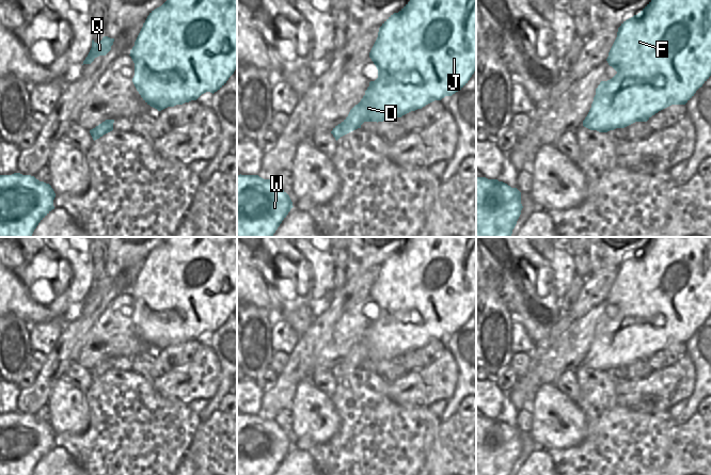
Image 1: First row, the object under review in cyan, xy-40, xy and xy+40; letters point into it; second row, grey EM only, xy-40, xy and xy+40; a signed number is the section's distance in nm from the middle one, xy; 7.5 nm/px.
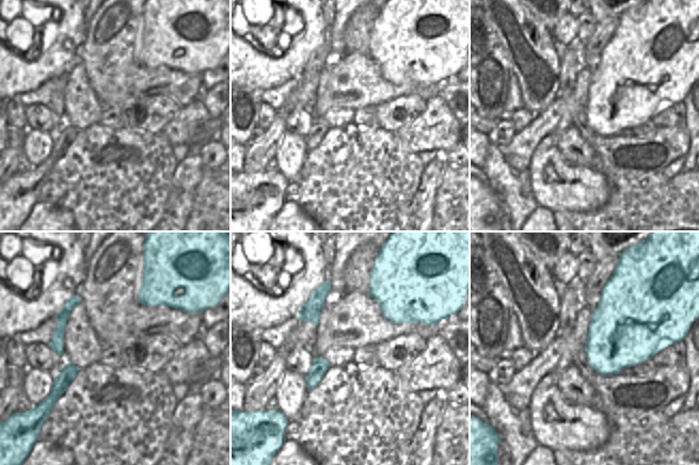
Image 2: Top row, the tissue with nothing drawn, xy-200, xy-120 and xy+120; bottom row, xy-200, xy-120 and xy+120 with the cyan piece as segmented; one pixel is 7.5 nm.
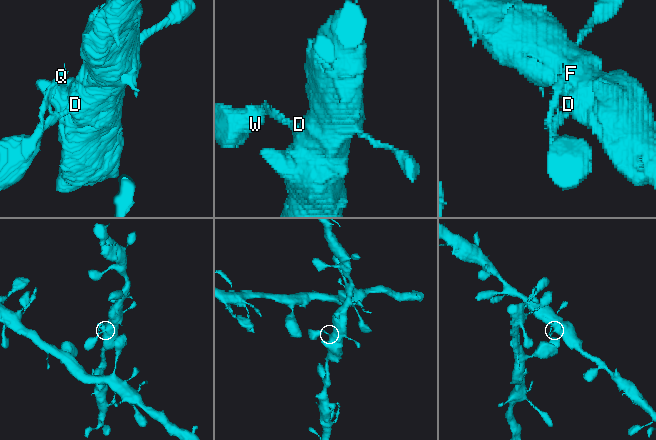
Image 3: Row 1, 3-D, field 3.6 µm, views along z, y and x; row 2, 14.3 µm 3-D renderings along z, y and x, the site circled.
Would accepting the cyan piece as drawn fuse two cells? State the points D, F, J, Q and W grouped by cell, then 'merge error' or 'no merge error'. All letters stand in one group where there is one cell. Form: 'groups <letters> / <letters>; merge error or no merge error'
groups D F J Q W; no merge error

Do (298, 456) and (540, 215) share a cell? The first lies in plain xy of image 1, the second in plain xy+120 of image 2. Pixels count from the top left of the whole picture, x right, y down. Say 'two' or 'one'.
one

